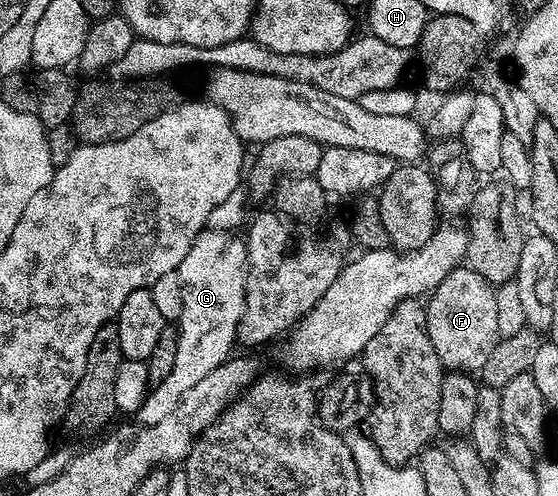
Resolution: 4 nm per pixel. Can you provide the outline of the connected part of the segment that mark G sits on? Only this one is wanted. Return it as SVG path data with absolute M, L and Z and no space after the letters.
M201 230L192 240L192 248L188 248L188 256L180 260L177 268L180 284L184 292L184 308L180 312L176 323L178 329L178 343L176 344L176 361L172 363L172 372L164 376L164 380L157 383L149 391L143 406L136 413L141 425L155 426L160 420L166 419L176 409L176 404L184 400L184 395L208 372L220 368L227 358L231 357L233 346L238 342L238 325L244 316L244 292L246 291L246 244L237 233L229 230Z

